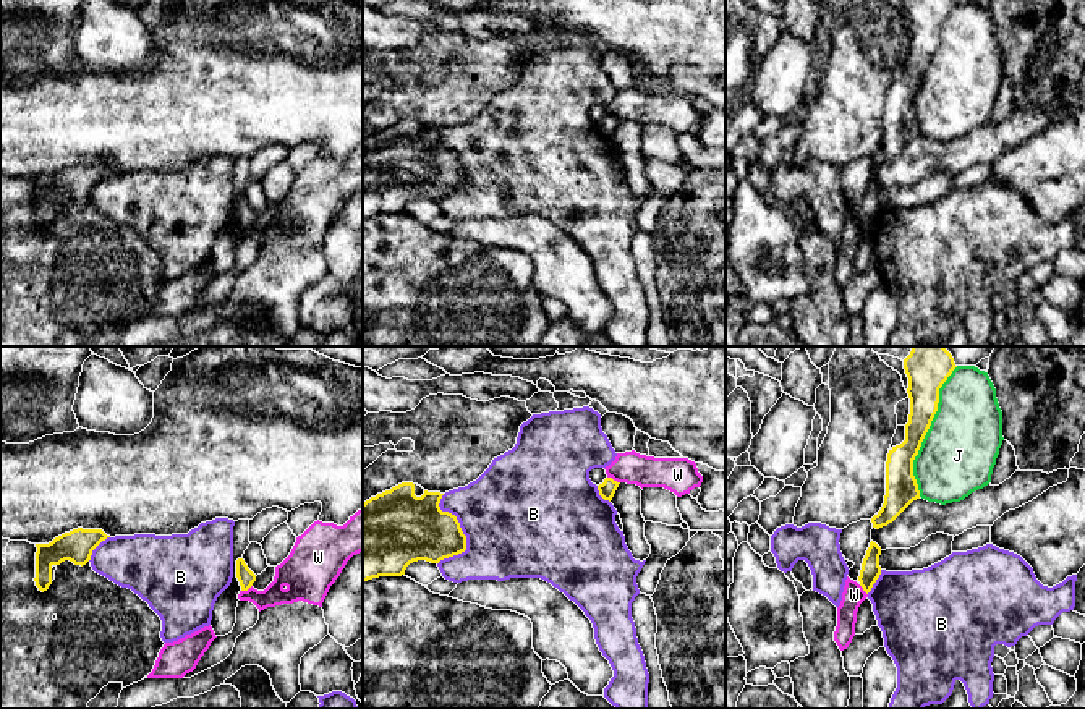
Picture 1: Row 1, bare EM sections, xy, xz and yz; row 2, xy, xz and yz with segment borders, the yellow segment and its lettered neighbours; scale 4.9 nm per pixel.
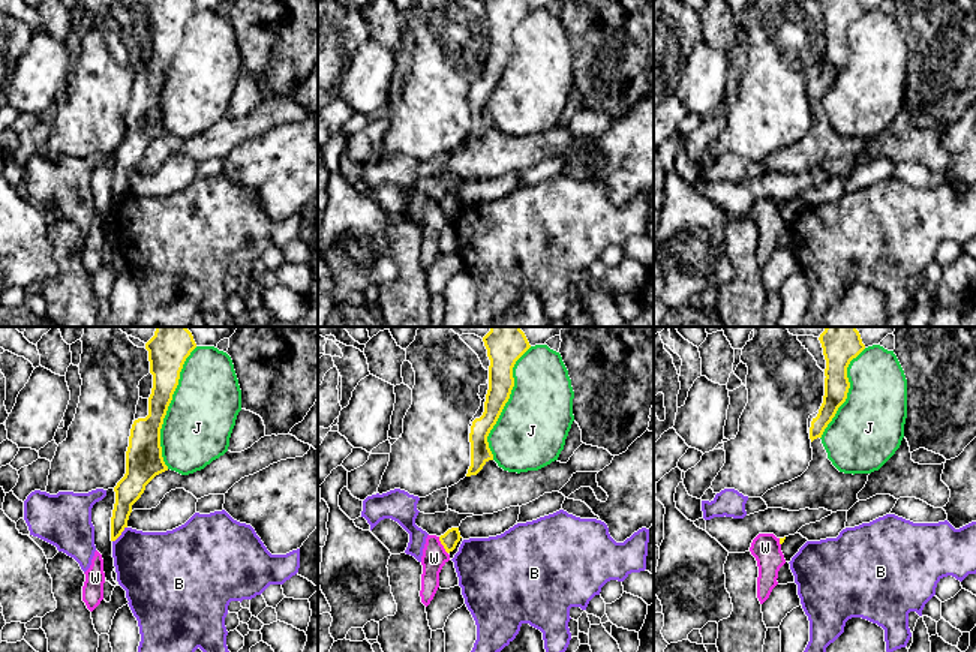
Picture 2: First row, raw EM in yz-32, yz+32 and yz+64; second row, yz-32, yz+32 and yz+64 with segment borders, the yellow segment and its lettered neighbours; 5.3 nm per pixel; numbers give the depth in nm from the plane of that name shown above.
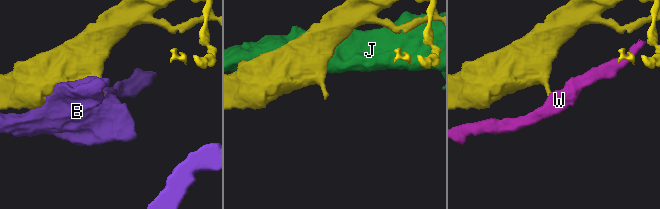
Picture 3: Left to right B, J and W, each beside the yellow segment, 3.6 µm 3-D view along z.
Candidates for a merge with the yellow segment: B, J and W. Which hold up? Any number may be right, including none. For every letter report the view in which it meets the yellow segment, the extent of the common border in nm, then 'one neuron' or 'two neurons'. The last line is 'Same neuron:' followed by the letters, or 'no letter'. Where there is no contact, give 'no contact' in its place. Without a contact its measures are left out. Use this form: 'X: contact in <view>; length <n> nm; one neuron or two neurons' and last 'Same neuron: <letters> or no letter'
B: contact in xz; length 360 nm; two neurons
J: contact in yz; length 700 nm; two neurons
W: contact in xz; length 70 nm; two neurons
Same neuron: no letter

